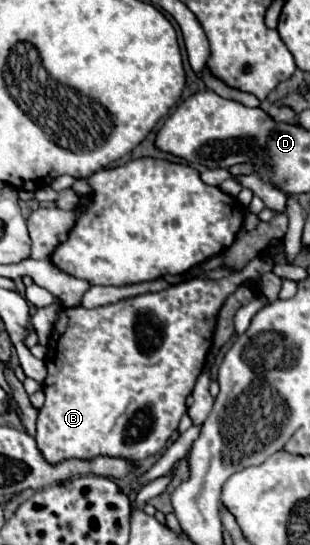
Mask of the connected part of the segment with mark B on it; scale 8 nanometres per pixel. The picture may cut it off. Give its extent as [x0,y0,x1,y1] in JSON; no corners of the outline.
[35,257,271,463]

